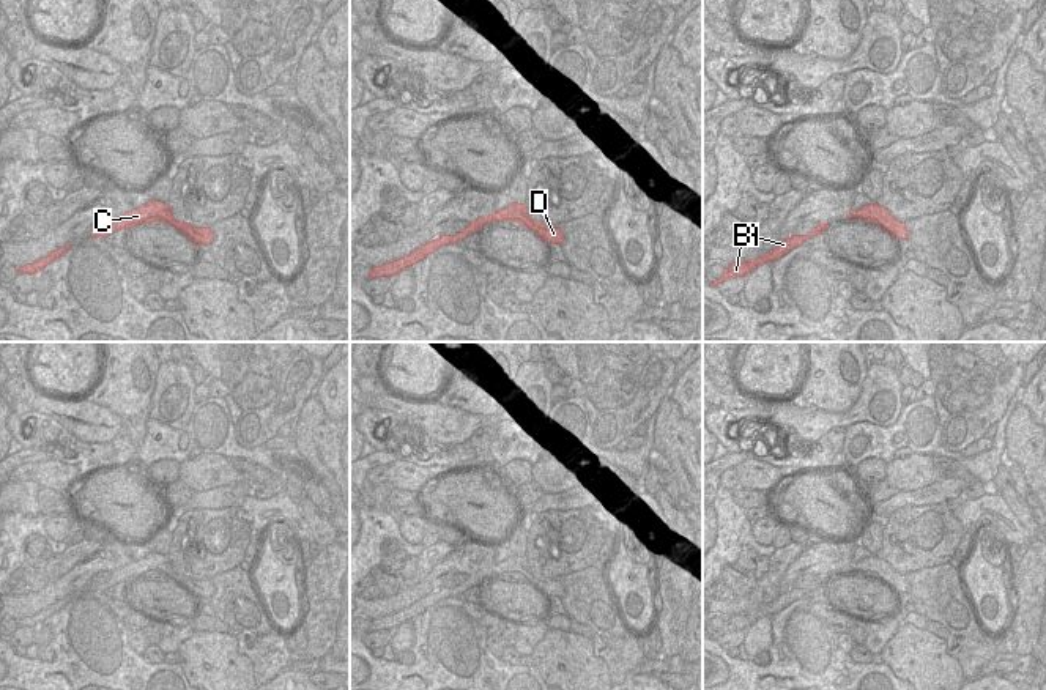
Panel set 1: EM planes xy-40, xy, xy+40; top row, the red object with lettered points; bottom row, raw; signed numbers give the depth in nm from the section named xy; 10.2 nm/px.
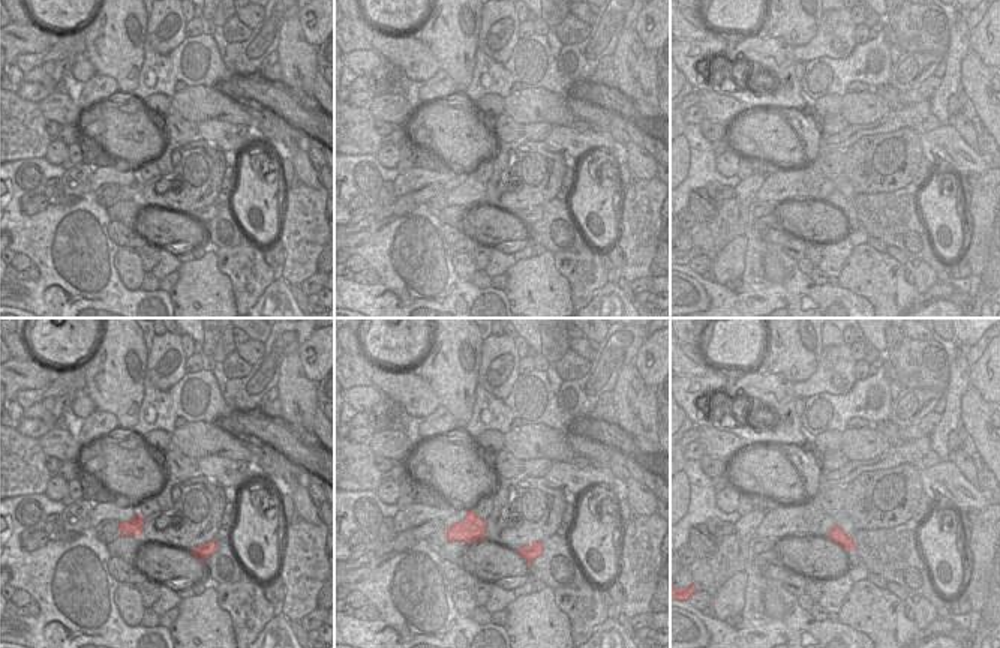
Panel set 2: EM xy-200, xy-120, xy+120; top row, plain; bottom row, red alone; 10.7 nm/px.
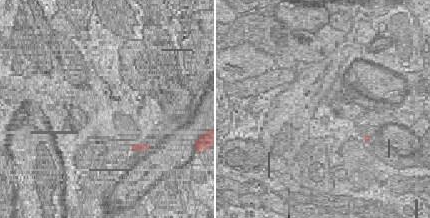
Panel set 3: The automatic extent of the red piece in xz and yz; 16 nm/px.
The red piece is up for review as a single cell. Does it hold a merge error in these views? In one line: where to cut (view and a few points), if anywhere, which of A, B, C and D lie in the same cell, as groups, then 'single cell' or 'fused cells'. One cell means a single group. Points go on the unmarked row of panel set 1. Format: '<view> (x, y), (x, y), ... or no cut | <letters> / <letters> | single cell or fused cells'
no cut | A B C D | single cell

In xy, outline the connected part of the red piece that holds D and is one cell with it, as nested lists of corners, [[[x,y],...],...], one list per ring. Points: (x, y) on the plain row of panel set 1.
[[[512,555],[503,562],[493,564],[488,569],[480,569],[466,577],[466,580],[455,588],[440,588],[438,591],[422,597],[405,610],[397,613],[372,619],[369,632],[376,630],[395,630],[400,624],[411,621],[413,618],[422,614],[425,610],[433,607],[443,599],[458,597],[460,592],[477,586],[485,577],[493,575],[517,575],[528,583],[534,584],[543,595],[559,597],[564,595],[564,586],[559,578],[545,578],[543,575],[532,572],[529,569],[526,556]]]

